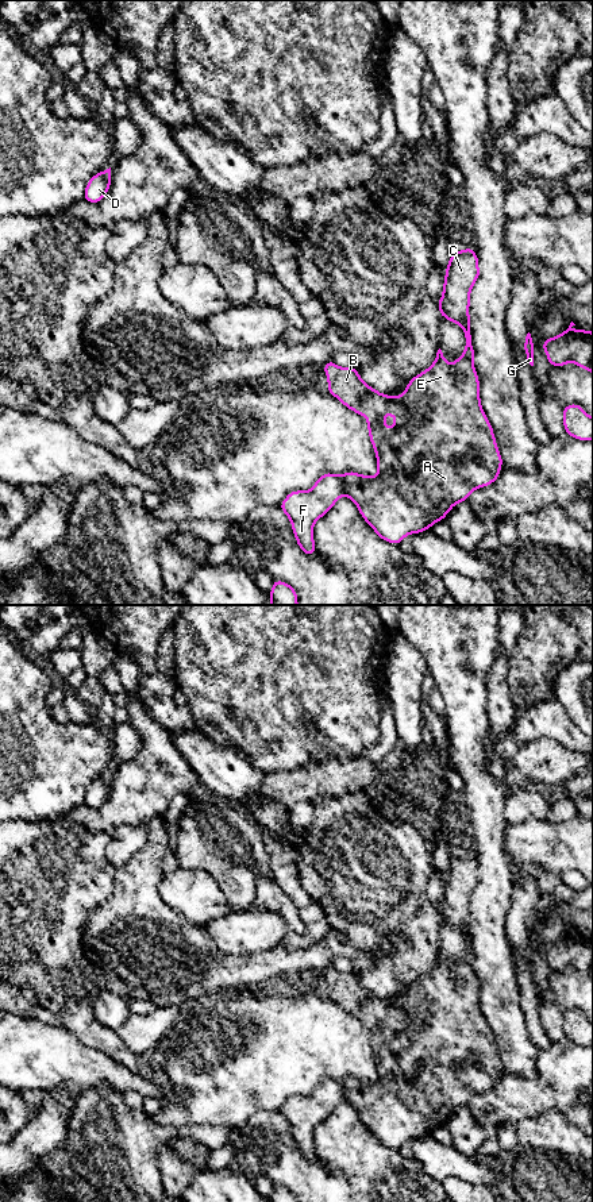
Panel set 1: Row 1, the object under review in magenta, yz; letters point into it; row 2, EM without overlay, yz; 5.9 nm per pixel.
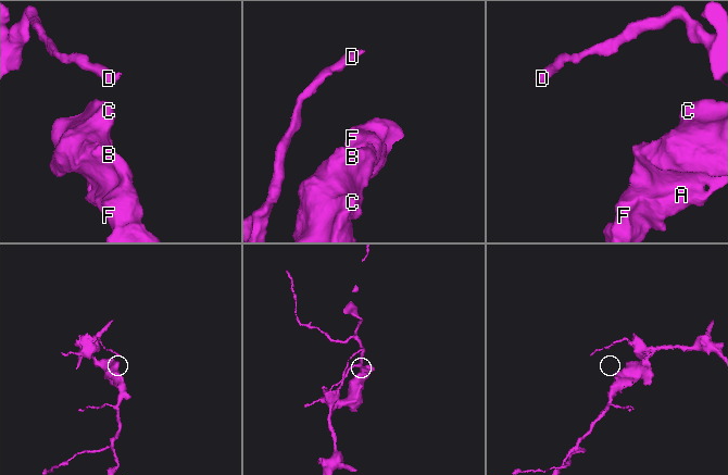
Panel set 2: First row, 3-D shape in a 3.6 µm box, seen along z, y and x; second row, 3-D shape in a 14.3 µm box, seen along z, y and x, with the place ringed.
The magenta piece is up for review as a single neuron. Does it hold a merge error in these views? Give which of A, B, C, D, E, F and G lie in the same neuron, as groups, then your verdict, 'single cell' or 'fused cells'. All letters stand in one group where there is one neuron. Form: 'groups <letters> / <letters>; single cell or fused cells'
groups A B C D E F G; single cell

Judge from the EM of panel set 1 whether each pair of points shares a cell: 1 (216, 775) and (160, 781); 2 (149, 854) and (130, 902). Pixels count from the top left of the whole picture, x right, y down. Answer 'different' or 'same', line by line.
1: different
2: same

